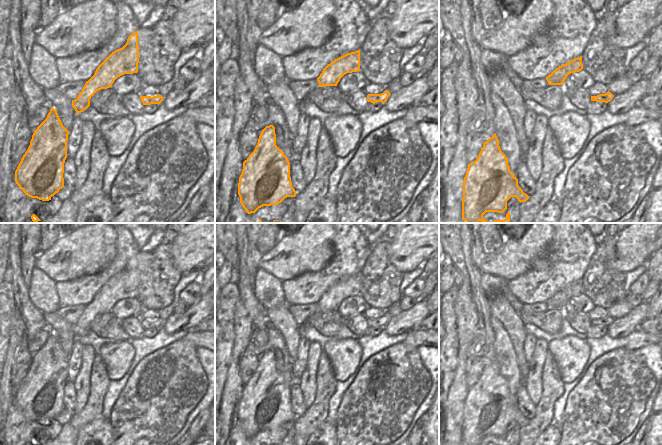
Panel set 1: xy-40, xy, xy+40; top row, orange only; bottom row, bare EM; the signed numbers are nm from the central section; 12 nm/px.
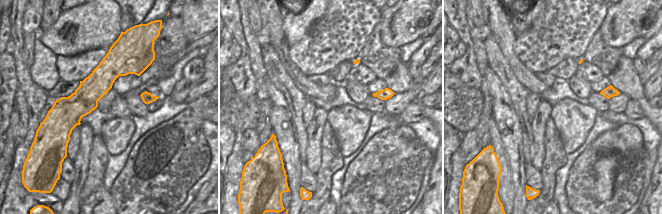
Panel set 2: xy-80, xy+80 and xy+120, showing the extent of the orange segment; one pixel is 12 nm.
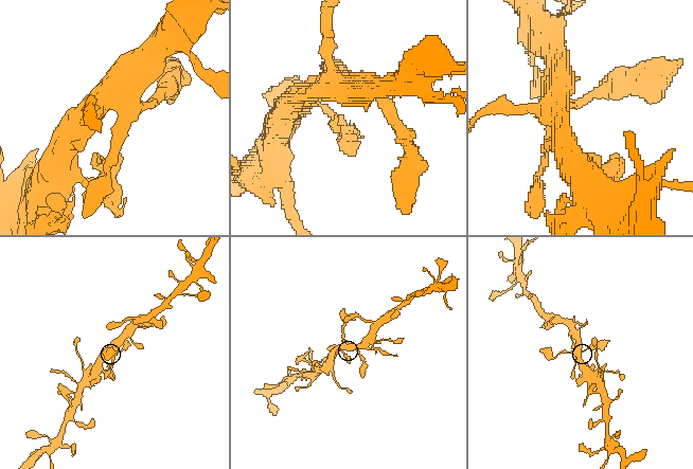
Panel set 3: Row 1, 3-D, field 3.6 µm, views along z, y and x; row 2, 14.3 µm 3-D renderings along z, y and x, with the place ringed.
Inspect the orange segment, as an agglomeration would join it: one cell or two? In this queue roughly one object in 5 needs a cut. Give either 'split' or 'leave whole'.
leave whole

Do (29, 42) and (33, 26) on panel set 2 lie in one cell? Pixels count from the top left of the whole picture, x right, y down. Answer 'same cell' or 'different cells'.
different cells

